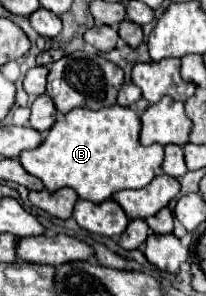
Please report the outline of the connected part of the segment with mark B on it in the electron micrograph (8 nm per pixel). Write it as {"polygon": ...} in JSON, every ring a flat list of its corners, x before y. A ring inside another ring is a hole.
{"polygon":[[119,104,101,110,75,108,57,118,57,122,51,126,47,138,41,142,39,148,21,154,21,164,29,174,37,176,47,190,59,190,63,186,69,186,79,194,79,198,99,204,119,190,147,186,159,172,163,164,163,146,159,144,143,146,139,142,139,130,141,130,139,116,131,108,123,108]]}

